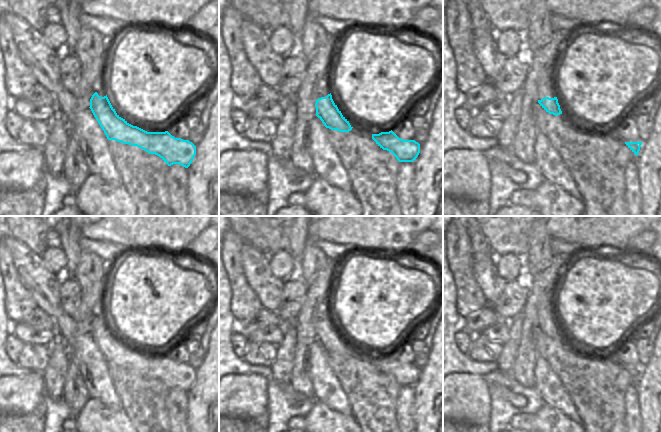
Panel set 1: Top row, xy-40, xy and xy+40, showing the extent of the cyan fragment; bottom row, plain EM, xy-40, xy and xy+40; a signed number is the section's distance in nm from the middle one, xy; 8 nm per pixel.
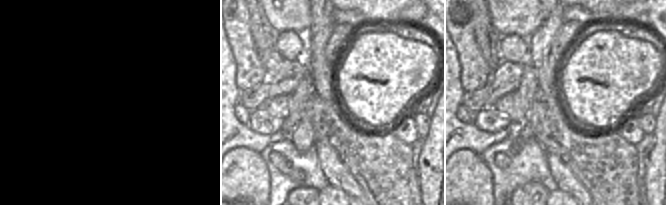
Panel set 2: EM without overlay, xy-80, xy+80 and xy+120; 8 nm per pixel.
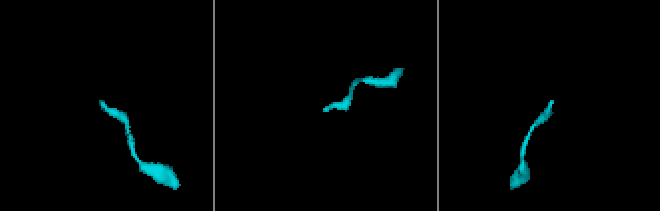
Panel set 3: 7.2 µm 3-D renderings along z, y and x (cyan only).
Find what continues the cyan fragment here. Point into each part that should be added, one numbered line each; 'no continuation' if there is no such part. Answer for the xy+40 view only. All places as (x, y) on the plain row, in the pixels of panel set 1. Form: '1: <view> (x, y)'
1: xy+40 (546, 312).

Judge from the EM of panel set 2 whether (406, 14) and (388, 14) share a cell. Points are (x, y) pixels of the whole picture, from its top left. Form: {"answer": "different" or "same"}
{"answer": "different"}

